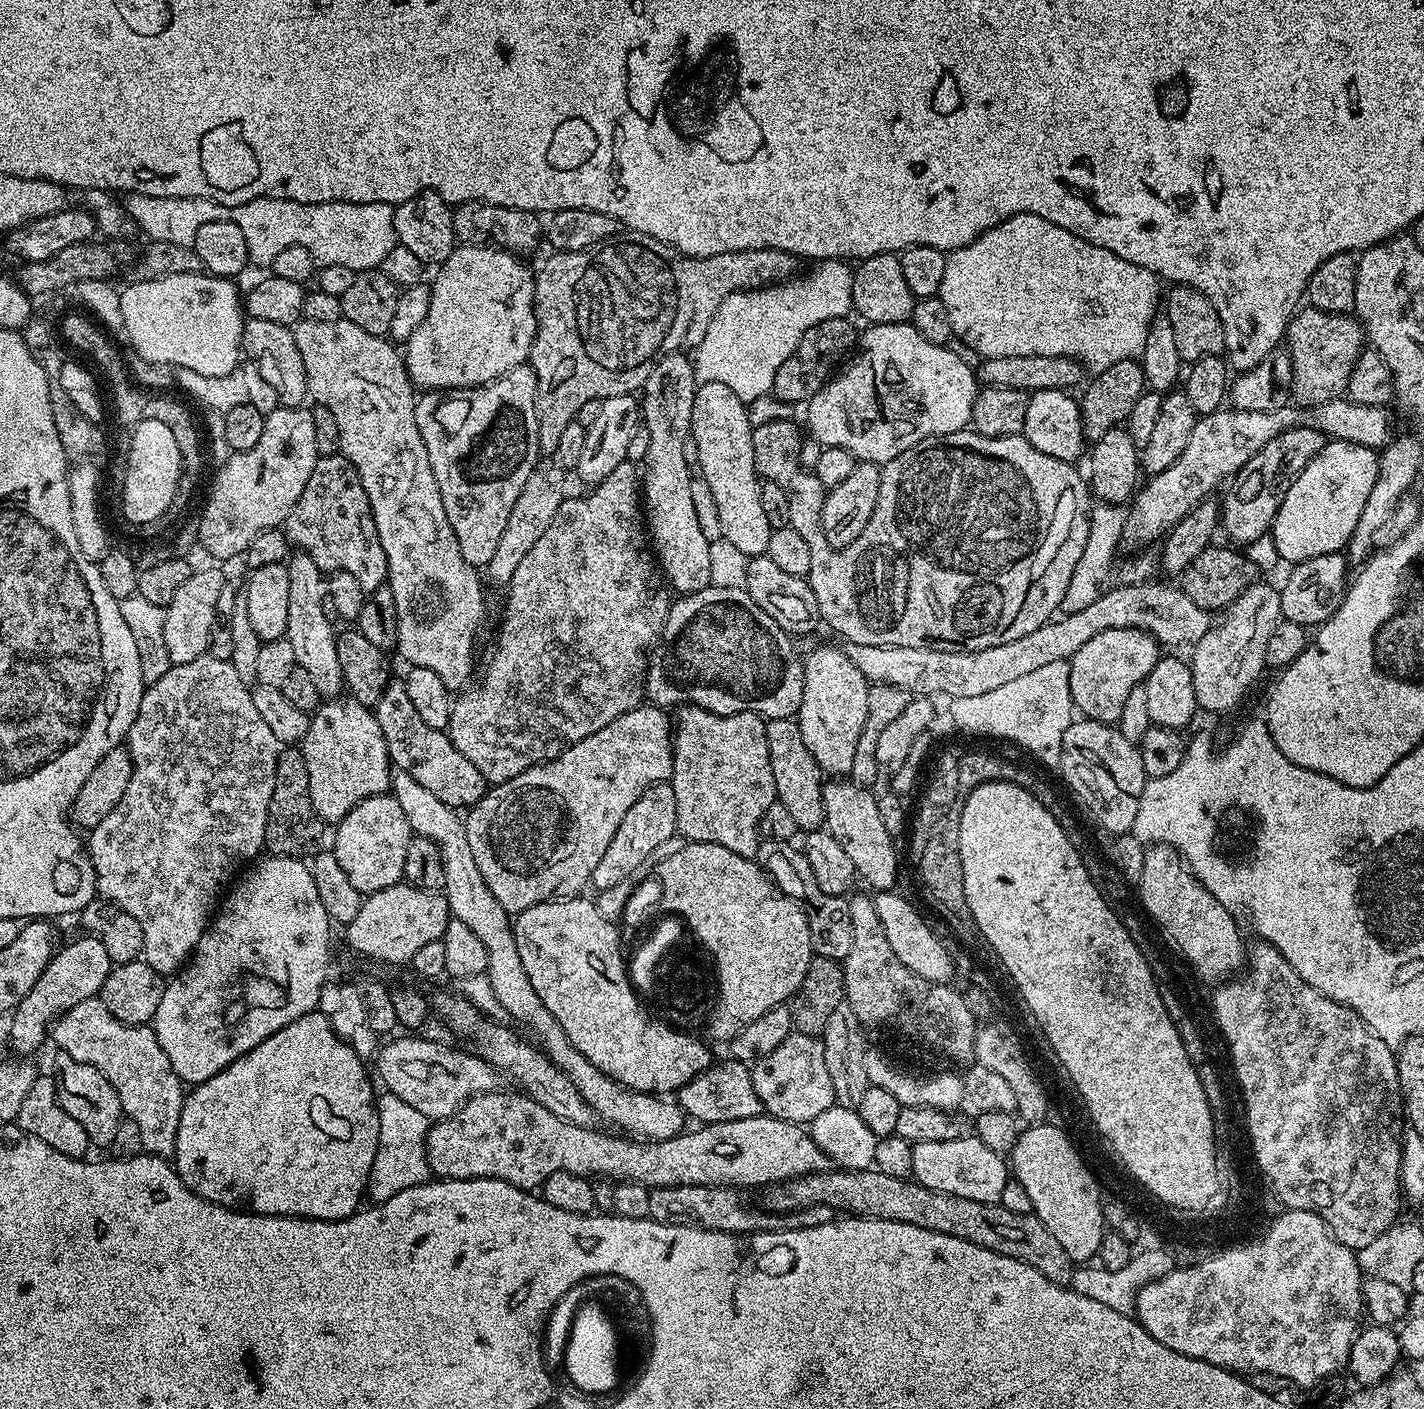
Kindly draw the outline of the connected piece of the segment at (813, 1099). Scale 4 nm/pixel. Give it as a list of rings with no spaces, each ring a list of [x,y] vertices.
[[[794,1030],[782,1046],[770,1050],[766,1058],[755,1061],[751,1070],[754,1090],[764,1112],[774,1118],[808,1126],[814,1118],[818,1118],[818,1114],[822,1114],[822,1110],[836,1104],[834,1086],[826,1070],[824,1042],[819,1036],[807,1036]]]

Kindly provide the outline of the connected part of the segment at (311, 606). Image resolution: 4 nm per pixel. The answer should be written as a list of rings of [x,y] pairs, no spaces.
[[[297,551],[289,555],[286,561],[288,577],[290,578],[290,606],[286,606],[286,618],[288,630],[286,638],[290,647],[294,650],[297,668],[306,670],[318,686],[318,694],[321,698],[336,698],[341,695],[344,688],[342,678],[342,666],[338,663],[338,646],[336,645],[337,629],[333,621],[326,618],[324,602],[328,594],[325,573],[314,566],[314,558],[306,553]]]

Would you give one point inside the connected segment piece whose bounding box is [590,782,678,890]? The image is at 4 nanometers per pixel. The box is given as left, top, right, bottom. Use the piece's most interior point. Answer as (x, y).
(652, 820)

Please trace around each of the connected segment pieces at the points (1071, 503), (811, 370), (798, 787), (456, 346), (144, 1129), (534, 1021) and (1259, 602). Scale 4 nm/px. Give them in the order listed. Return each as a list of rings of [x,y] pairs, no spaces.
[[[768,420],[765,424],[757,423],[752,430],[754,446],[754,466],[760,480],[778,482],[782,490],[786,490],[786,499],[790,501],[790,522],[788,527],[798,530],[798,534],[810,546],[810,570],[806,577],[808,585],[814,590],[814,598],[818,598],[818,610],[821,621],[829,624],[840,636],[845,636],[848,644],[862,646],[914,646],[915,648],[946,648],[962,652],[986,650],[986,646],[1002,646],[1002,642],[1014,642],[1014,638],[1022,638],[1022,634],[1030,634],[1049,623],[1060,612],[1060,603],[1070,586],[1070,578],[1074,578],[1074,566],[1078,566],[1078,558],[1082,558],[1082,550],[1086,550],[1088,537],[1088,521],[1090,519],[1090,488],[1085,477],[1075,472],[1073,465],[1067,460],[1050,458],[1050,454],[1042,454],[1042,450],[1034,450],[1030,442],[1022,434],[1019,436],[983,436],[975,430],[965,430],[932,436],[929,440],[910,446],[910,450],[902,450],[898,458],[881,467],[882,486],[878,490],[878,506],[874,506],[876,520],[872,521],[872,544],[855,544],[850,542],[843,550],[837,550],[826,542],[822,534],[822,502],[825,489],[818,482],[815,471],[800,465],[800,442],[802,432],[796,429],[792,420]]]
[[[839,316],[826,318],[826,322],[818,322],[818,326],[810,326],[810,330],[802,334],[802,342],[794,346],[794,354],[790,354],[790,358],[786,358],[782,366],[778,366],[771,395],[788,404],[803,405],[811,396],[818,394],[821,386],[837,371],[838,365],[858,343],[858,328],[850,321],[848,316]]]
[[[795,719],[768,720],[766,740],[770,746],[770,771],[774,773],[776,799],[780,800],[782,806],[786,806],[787,812],[794,817],[797,829],[819,829],[824,823],[822,790],[826,780],[818,762],[814,762],[814,754],[806,750],[806,741],[802,738],[799,723]]]
[[[469,244],[457,246],[455,250],[445,258],[443,264],[435,269],[436,280],[431,281],[432,297],[430,298],[430,314],[426,314],[422,326],[414,330],[414,334],[406,341],[406,347],[402,355],[404,364],[408,367],[408,376],[413,385],[420,390],[439,390],[442,388],[476,388],[480,384],[489,384],[491,380],[497,380],[502,374],[506,374],[514,366],[525,363],[529,359],[536,333],[536,311],[532,305],[534,298],[534,272],[523,264],[521,257],[515,252],[505,252],[503,248]]]
[[[99,998],[95,1000],[87,1000],[86,1002],[78,1002],[78,1006],[74,1006],[69,1012],[65,1012],[55,1024],[50,1028],[51,1043],[56,1043],[57,1049],[63,1050],[66,1054],[70,1054],[70,1058],[74,1058],[78,1062],[86,1062],[93,1064],[98,1070],[102,1070],[102,1074],[106,1074],[106,1078],[110,1082],[110,1086],[114,1086],[114,1090],[120,1099],[120,1105],[127,1119],[138,1122],[138,1130],[142,1134],[142,1149],[149,1156],[162,1156],[165,1158],[175,1157],[176,1143],[178,1142],[178,1118],[182,1118],[182,1106],[186,1095],[185,1085],[178,1078],[178,1074],[174,1074],[174,1066],[170,1066],[170,1058],[166,1058],[166,1050],[162,1050],[162,1046],[158,1046],[158,1038],[156,1037],[155,1027],[146,1024],[123,1024],[118,1018],[114,1018],[114,1014],[110,1014],[110,1010],[106,1010],[106,1006]]]
[[[396,770],[392,773],[391,795],[395,796],[398,806],[402,806],[402,814],[410,822],[413,833],[427,836],[440,848],[444,863],[444,897],[448,900],[451,919],[466,922],[478,938],[486,946],[488,955],[488,984],[492,988],[492,999],[500,1004],[520,1024],[525,1024],[536,1035],[535,1043],[539,1045],[545,1056],[552,1061],[555,1068],[560,1068],[574,1082],[574,1086],[582,1094],[582,1098],[594,1109],[601,1121],[609,1120],[626,1129],[627,1133],[649,1141],[669,1140],[685,1131],[686,1117],[675,1099],[665,1098],[650,1092],[635,1092],[623,1088],[617,1080],[610,1079],[602,1070],[598,1070],[566,1038],[566,1030],[558,1026],[554,1014],[542,1006],[542,998],[534,994],[534,986],[530,986],[530,978],[526,978],[526,970],[522,970],[522,958],[518,958],[518,946],[514,942],[510,913],[498,906],[498,898],[490,894],[486,882],[482,882],[482,874],[474,863],[474,853],[470,851],[470,842],[466,842],[464,820],[457,809],[450,807],[442,798],[434,798],[426,786],[421,786],[410,778],[410,774]]]
[[[1263,582],[1250,585],[1233,604],[1223,609],[1221,616],[1224,617],[1217,619],[1191,649],[1194,698],[1201,713],[1230,711],[1266,672],[1266,642],[1270,642],[1274,626],[1282,619],[1277,585]]]

